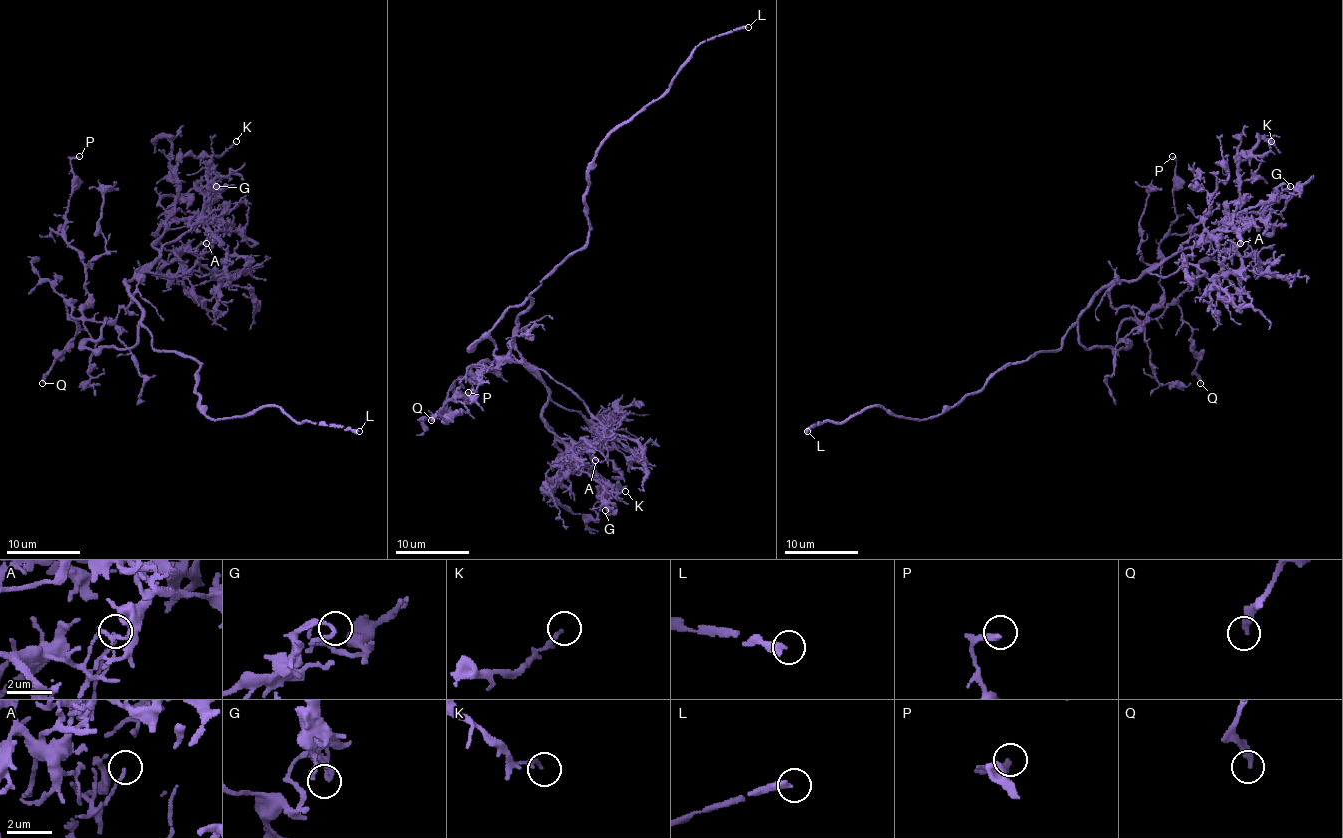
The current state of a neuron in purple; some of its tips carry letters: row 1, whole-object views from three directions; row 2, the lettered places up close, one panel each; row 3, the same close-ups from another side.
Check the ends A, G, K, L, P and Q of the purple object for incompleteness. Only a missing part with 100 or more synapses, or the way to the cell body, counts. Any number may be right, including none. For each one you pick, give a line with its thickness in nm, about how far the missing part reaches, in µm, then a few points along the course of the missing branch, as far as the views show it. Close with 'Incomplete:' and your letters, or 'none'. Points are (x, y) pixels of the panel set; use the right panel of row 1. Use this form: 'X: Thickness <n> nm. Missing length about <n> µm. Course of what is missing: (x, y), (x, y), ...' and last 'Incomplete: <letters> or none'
L: Thickness 320 nm. Missing length about 10 µm. Course of what is missing: (807, 431), (805, 436), (790, 436), (781, 447), (781, 455)
Incomplete: L

